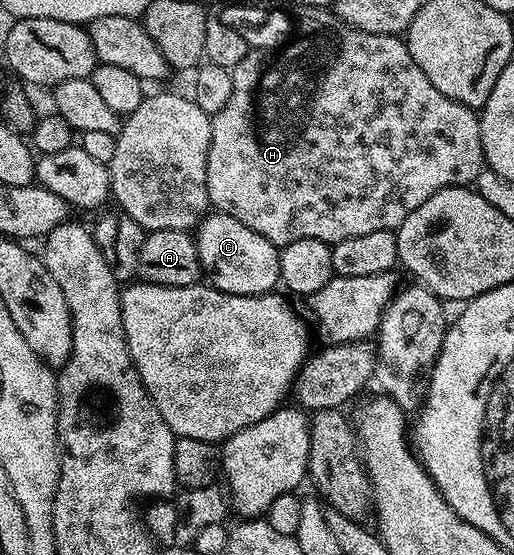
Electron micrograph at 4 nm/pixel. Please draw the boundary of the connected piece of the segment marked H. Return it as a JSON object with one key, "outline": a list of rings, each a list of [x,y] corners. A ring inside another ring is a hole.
{"outline":[[[337,16],[332,21],[309,21],[309,25],[301,25],[295,29],[295,37],[299,40],[292,43],[285,43],[272,54],[273,57],[268,61],[266,54],[261,51],[250,51],[243,60],[231,70],[233,74],[233,86],[231,87],[231,97],[227,100],[227,105],[211,117],[211,147],[207,151],[207,191],[209,192],[210,206],[216,212],[231,215],[231,219],[239,219],[239,223],[243,223],[243,227],[251,227],[251,231],[259,231],[259,235],[263,235],[263,239],[267,239],[272,245],[283,247],[287,243],[295,243],[295,239],[319,239],[320,241],[328,241],[336,243],[343,239],[352,239],[355,235],[368,235],[371,231],[383,231],[384,229],[392,229],[396,231],[403,223],[403,219],[407,219],[407,215],[411,215],[411,211],[415,211],[415,207],[419,207],[422,203],[427,203],[427,199],[431,199],[431,195],[435,195],[435,191],[443,191],[447,187],[455,187],[456,185],[472,186],[477,180],[477,176],[481,170],[486,168],[485,156],[483,155],[483,143],[481,142],[481,119],[474,110],[468,109],[463,103],[447,99],[447,95],[443,95],[443,91],[435,88],[435,83],[431,83],[431,79],[427,79],[427,75],[423,75],[423,71],[419,71],[419,63],[415,63],[415,59],[411,59],[411,51],[408,44],[400,36],[397,35],[375,35],[367,31],[359,31],[353,29],[344,21],[338,19]],[[265,72],[273,73],[273,81],[269,81],[265,85]]]}

